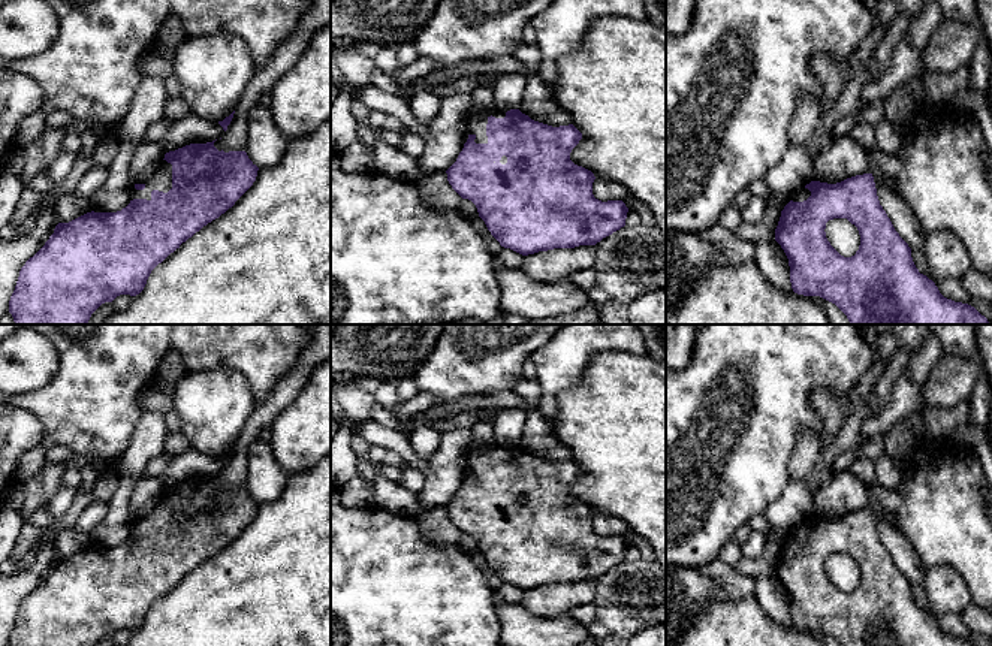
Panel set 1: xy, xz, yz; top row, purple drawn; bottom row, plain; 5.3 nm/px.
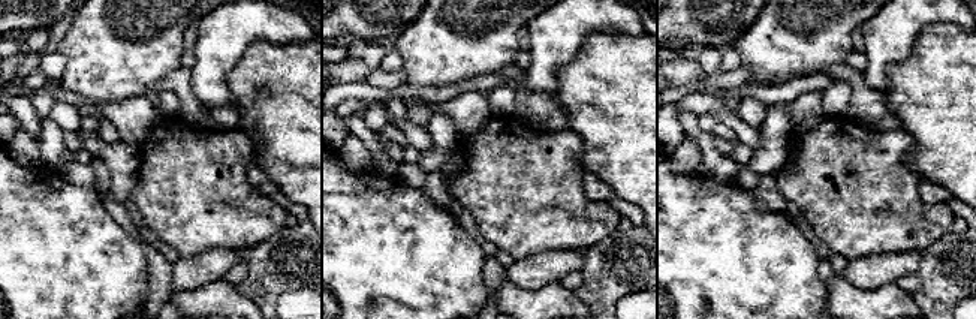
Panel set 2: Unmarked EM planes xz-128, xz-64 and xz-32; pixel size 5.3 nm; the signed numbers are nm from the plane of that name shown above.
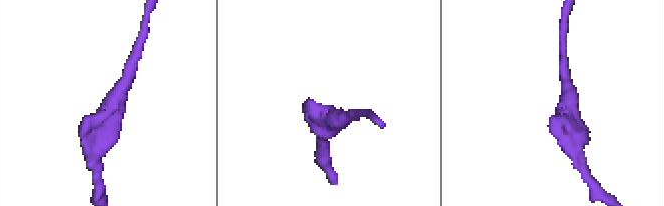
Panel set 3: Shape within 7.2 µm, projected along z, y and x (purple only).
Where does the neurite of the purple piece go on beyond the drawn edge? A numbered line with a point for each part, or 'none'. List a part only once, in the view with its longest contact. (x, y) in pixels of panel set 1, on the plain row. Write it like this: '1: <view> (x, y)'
1: xy (162, 513)

